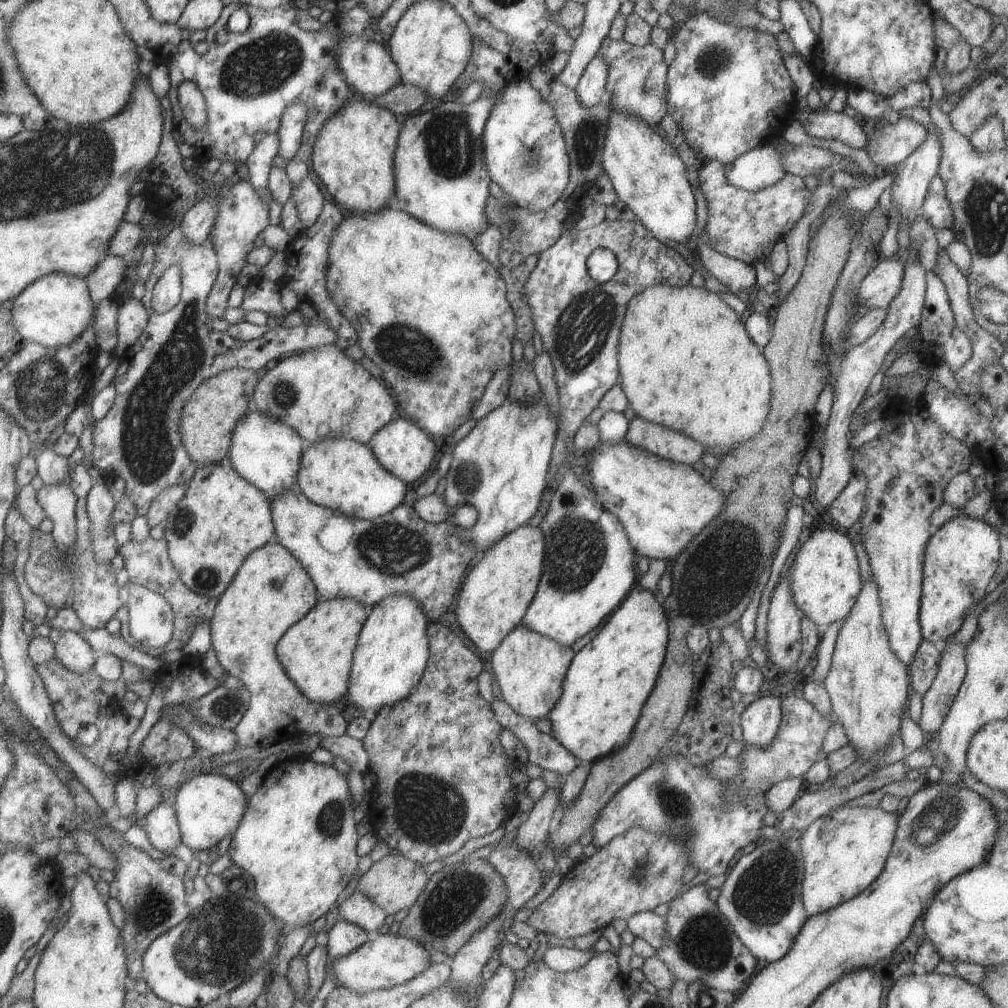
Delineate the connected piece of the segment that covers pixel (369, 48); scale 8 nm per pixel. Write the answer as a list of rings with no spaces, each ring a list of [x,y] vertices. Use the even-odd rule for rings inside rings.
[[[342,34],[338,48],[336,48],[336,56],[338,56],[338,68],[342,70],[352,93],[364,98],[374,98],[388,92],[390,88],[400,85],[398,66],[394,64],[394,60],[392,60],[388,50],[385,50],[381,41],[368,41],[368,38],[362,38],[362,36]]]

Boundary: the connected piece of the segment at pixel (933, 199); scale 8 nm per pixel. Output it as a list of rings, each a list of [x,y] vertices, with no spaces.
[[[939,175],[932,178],[928,186],[928,194],[924,204],[922,204],[921,215],[934,229],[940,228],[952,229],[954,226],[954,216],[950,202],[946,198],[946,188]]]

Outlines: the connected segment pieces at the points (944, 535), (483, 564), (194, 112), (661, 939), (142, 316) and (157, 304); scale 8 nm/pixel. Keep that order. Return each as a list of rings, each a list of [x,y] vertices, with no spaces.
[[[965,514],[953,517],[931,536],[924,554],[924,579],[922,580],[922,599],[920,608],[920,626],[923,639],[941,644],[951,635],[956,635],[966,618],[966,610],[977,606],[987,596],[986,587],[998,570],[1000,558],[999,532],[990,524],[978,518],[969,518]]]
[[[524,525],[486,550],[478,564],[468,572],[458,594],[456,616],[460,628],[481,654],[489,656],[512,630],[519,627],[537,594],[545,552],[546,538],[542,528]]]
[[[182,82],[177,92],[179,93],[179,106],[186,122],[194,130],[204,130],[208,124],[208,114],[206,114],[204,96],[202,96],[198,86],[195,82]]]
[[[648,910],[634,914],[627,921],[628,929],[634,937],[646,940],[656,952],[662,948],[662,944],[666,946],[668,932],[666,932],[665,916],[658,916],[655,912]]]
[[[130,298],[120,301],[118,310],[118,337],[119,342],[116,346],[114,355],[118,358],[138,342],[138,338],[146,329],[149,320],[148,310],[144,307],[141,300]]]
[[[178,264],[166,268],[166,272],[158,278],[153,289],[151,304],[153,310],[159,314],[174,308],[181,298],[181,272]]]

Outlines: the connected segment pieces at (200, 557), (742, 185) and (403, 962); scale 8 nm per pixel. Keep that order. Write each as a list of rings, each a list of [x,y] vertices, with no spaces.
[[[229,456],[218,464],[199,465],[186,488],[184,498],[164,523],[170,561],[191,592],[208,599],[220,598],[244,560],[274,536],[271,502],[238,475]]]
[[[766,143],[724,166],[724,172],[729,184],[746,191],[770,187],[786,175],[780,154]]]
[[[389,933],[375,934],[358,950],[347,956],[340,956],[329,965],[332,966],[332,974],[338,980],[337,986],[346,986],[346,990],[362,994],[362,992],[390,989],[405,984],[432,965],[431,955],[428,949],[412,938]]]

